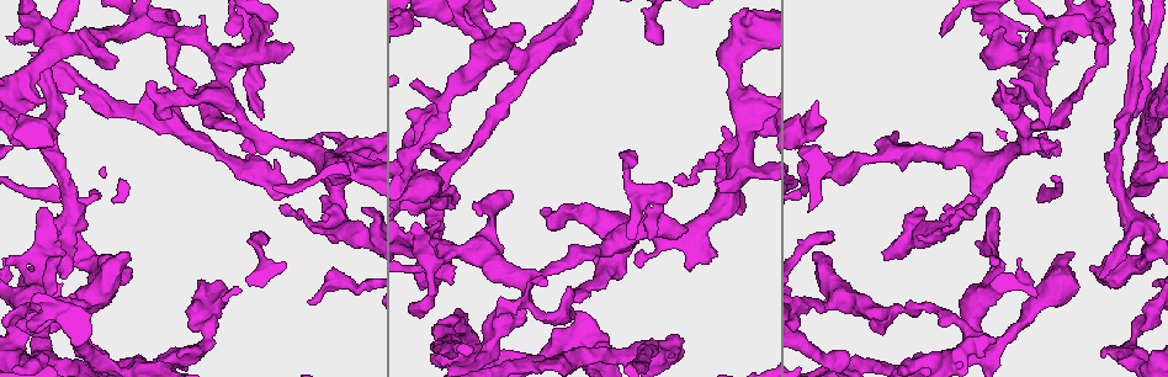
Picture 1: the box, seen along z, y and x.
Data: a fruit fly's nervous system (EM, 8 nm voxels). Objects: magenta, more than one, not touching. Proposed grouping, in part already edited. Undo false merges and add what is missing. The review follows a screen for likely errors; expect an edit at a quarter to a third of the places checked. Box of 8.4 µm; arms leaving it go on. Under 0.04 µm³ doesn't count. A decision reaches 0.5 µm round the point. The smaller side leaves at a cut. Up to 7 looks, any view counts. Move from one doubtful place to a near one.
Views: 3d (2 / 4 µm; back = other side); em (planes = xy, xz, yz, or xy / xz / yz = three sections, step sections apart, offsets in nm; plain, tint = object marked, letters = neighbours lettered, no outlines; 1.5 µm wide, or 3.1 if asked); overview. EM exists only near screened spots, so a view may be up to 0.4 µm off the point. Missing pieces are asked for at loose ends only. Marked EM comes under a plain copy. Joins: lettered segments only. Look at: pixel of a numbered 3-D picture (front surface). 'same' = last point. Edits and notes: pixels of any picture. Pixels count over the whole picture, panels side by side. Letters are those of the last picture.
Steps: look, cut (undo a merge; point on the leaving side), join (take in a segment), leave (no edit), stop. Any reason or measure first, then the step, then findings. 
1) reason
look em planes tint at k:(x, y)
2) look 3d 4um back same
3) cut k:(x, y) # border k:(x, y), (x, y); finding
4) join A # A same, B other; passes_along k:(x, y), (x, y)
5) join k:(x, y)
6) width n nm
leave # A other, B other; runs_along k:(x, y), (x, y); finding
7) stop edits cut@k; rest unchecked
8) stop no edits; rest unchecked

branch stops here
look em planes letters at 1:(678, 335)

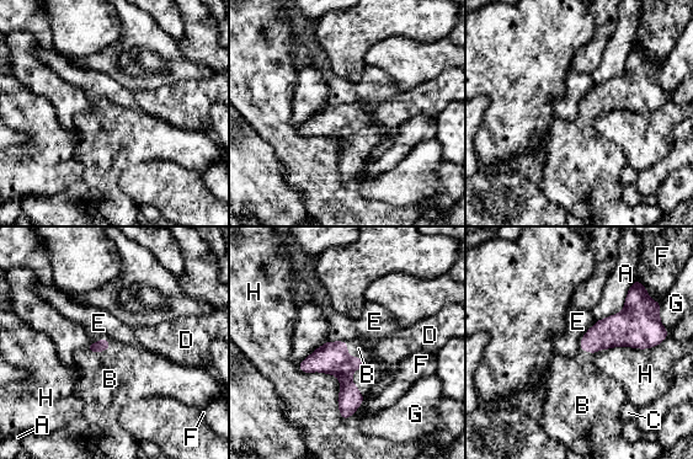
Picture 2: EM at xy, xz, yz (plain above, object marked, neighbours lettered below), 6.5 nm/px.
join B # A other, B same, C other, D other, E other, F other, G other, H other; passes_along 2:(102, 345), (99, 352), (110, 379); the neuron continues

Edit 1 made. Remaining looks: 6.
thin end
look em planes letters at 1:(677, 177)

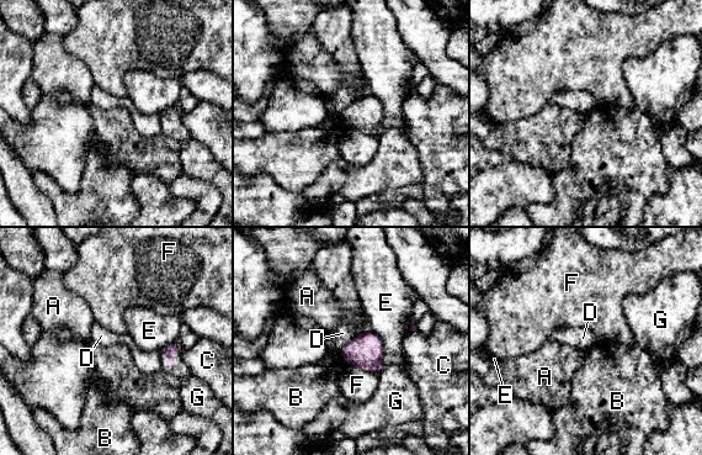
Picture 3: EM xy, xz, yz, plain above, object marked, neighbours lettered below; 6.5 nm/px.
leave # A other, B other, C other, D other, E other, F other, G other; border 3:(357, 336), (340, 350); no lettered segment goes on from it

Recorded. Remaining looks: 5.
free end
look em xy step 8 letters at 1:(1100, 279)

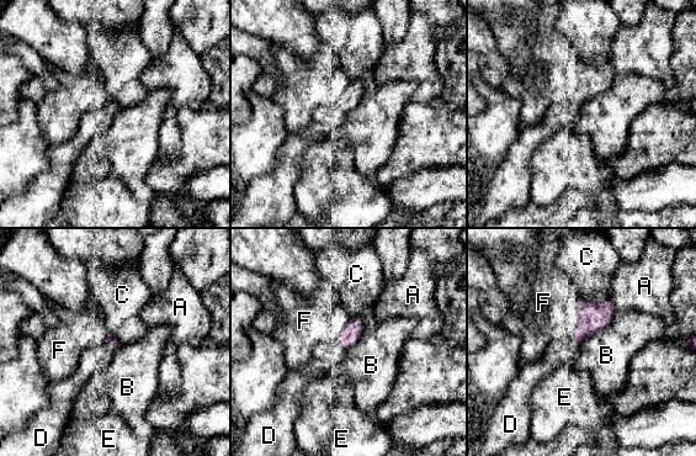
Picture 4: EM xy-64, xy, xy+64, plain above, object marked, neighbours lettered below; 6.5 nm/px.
look em planes letters same

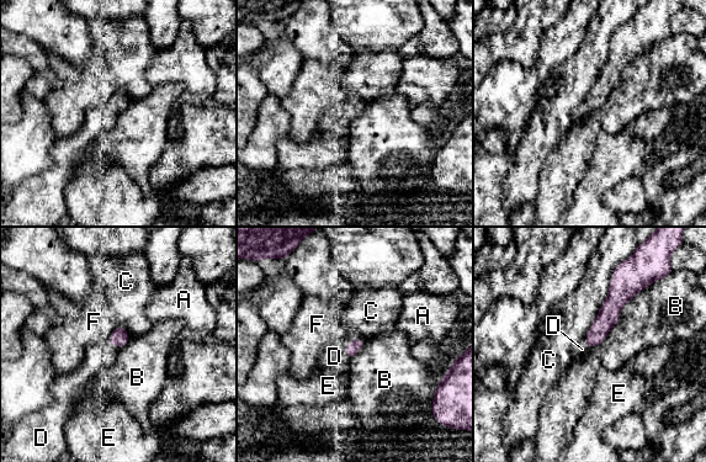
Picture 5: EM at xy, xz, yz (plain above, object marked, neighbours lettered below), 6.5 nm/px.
join D # A other, B other, C other, D same, E other, F other; it goes on there

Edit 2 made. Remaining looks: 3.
stop edits join@2, join@5; rest unchecked

